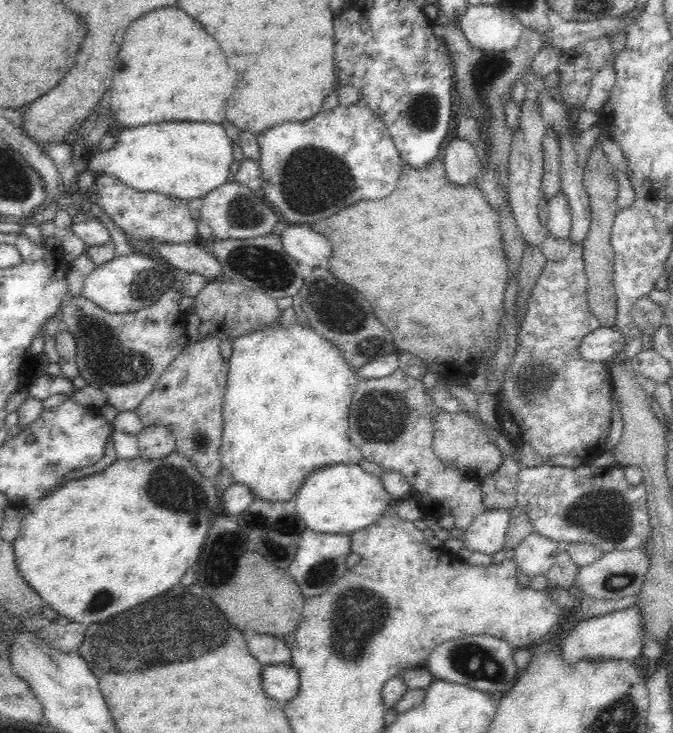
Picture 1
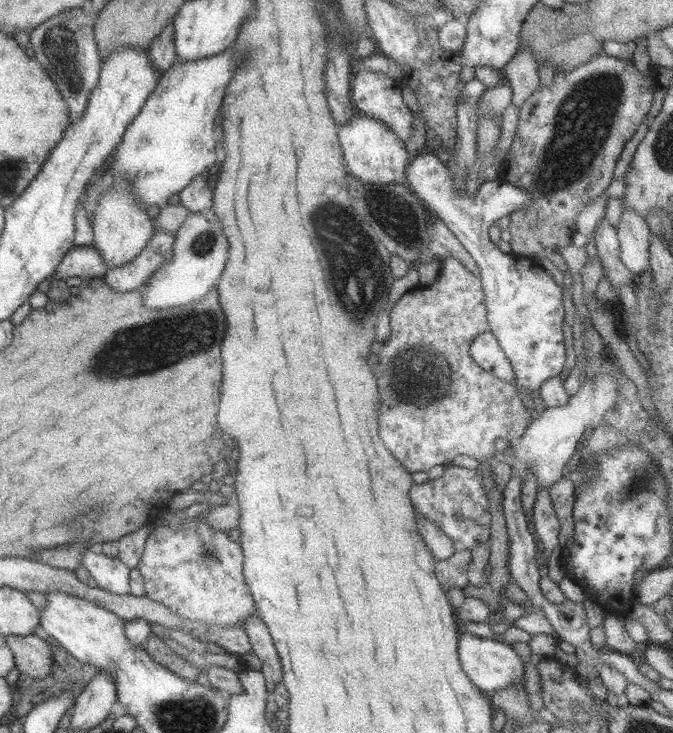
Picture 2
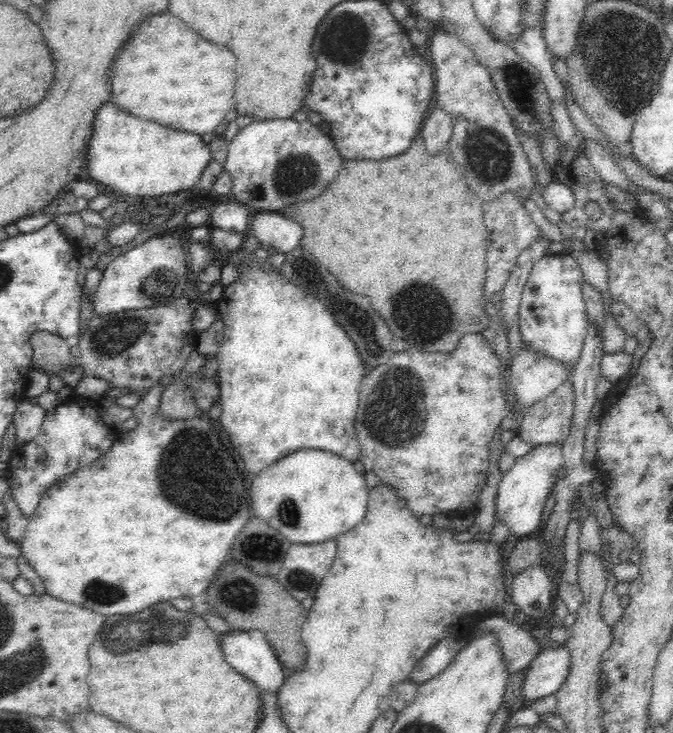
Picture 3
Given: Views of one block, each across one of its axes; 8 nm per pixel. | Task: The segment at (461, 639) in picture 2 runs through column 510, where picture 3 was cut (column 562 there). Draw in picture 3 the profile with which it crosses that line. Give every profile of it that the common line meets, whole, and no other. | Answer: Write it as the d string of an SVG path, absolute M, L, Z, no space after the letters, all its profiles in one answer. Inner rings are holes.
M564 645L540 651L526 670L522 670L522 703L555 695L568 677L570 660L571 655Z

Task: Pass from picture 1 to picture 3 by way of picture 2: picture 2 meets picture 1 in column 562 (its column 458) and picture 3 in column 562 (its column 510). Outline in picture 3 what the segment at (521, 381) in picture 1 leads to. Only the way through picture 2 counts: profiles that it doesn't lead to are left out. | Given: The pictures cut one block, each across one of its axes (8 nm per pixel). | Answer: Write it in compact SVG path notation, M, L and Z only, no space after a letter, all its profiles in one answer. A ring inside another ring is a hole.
M568 378L543 401L527 408L516 436L533 445L563 442L571 430L573 404L573 380Z

